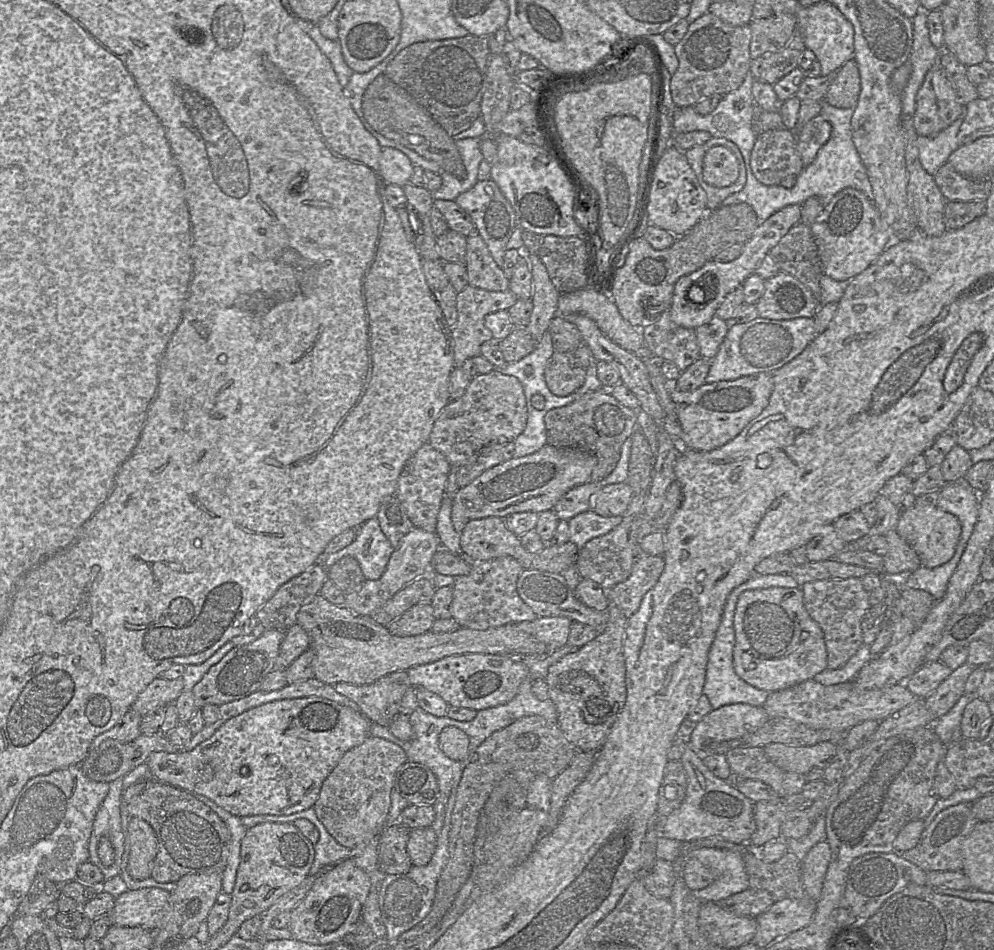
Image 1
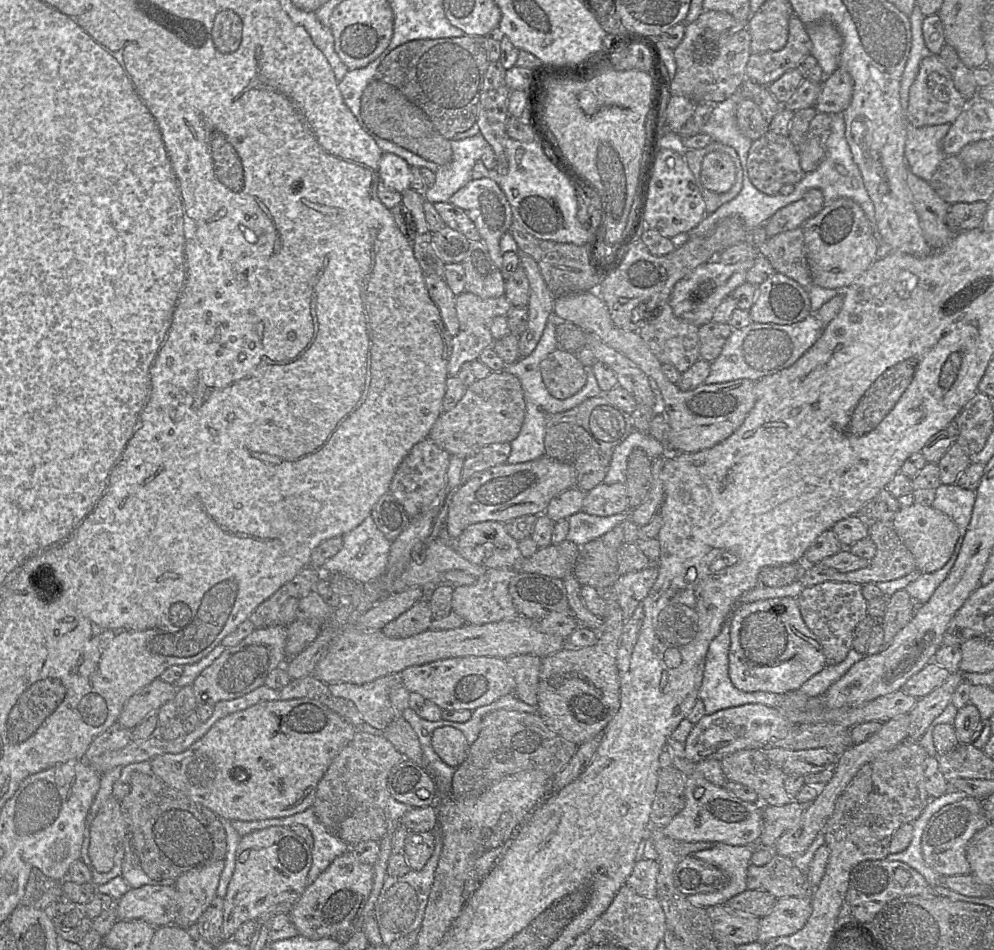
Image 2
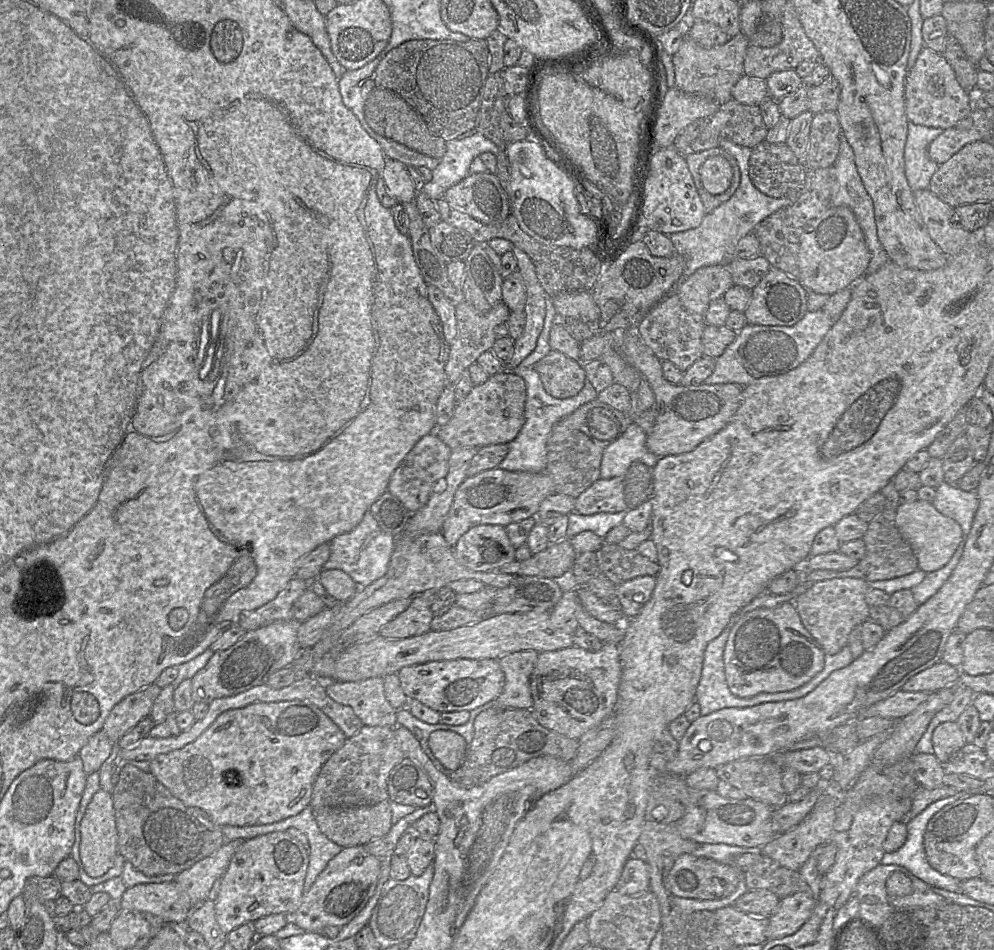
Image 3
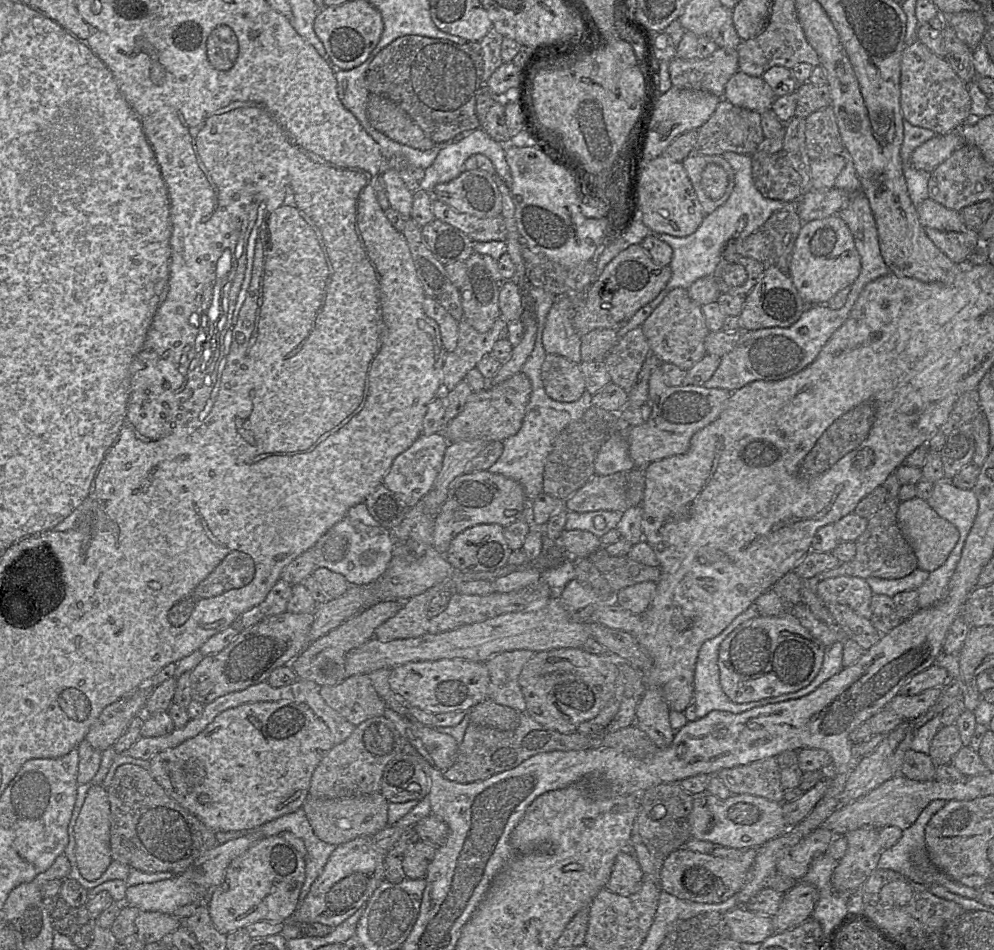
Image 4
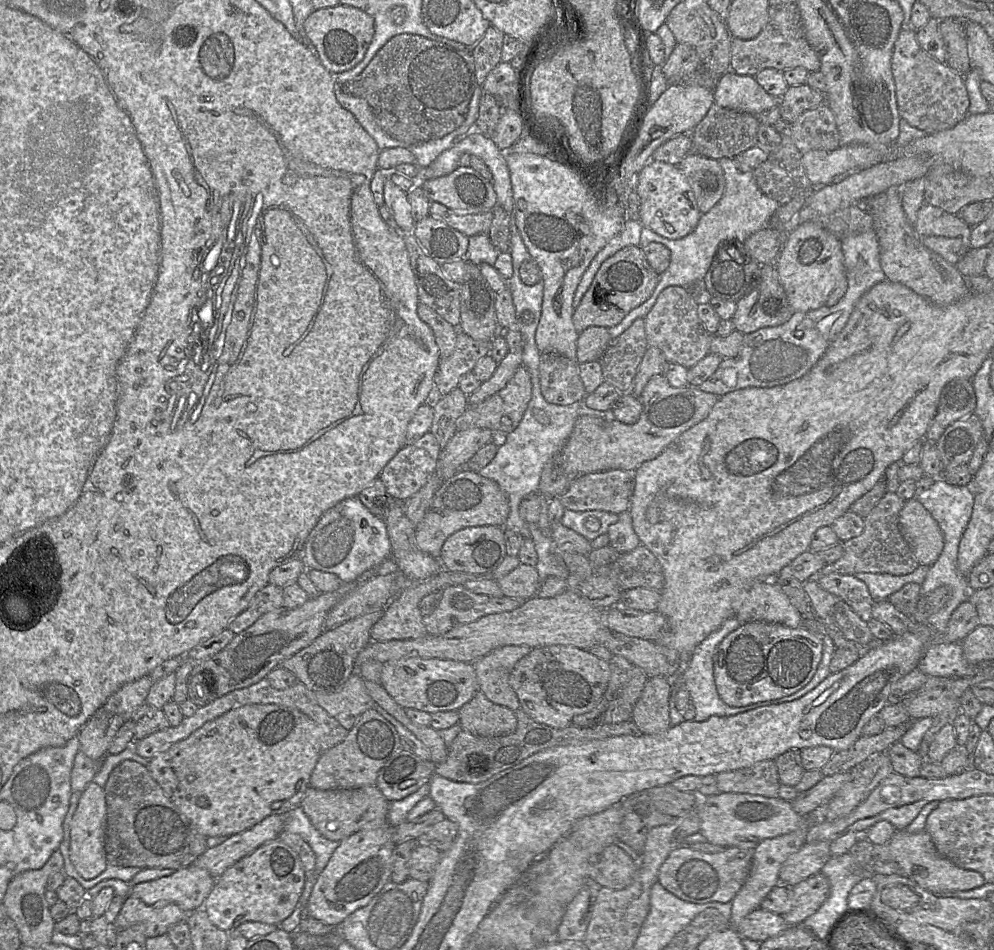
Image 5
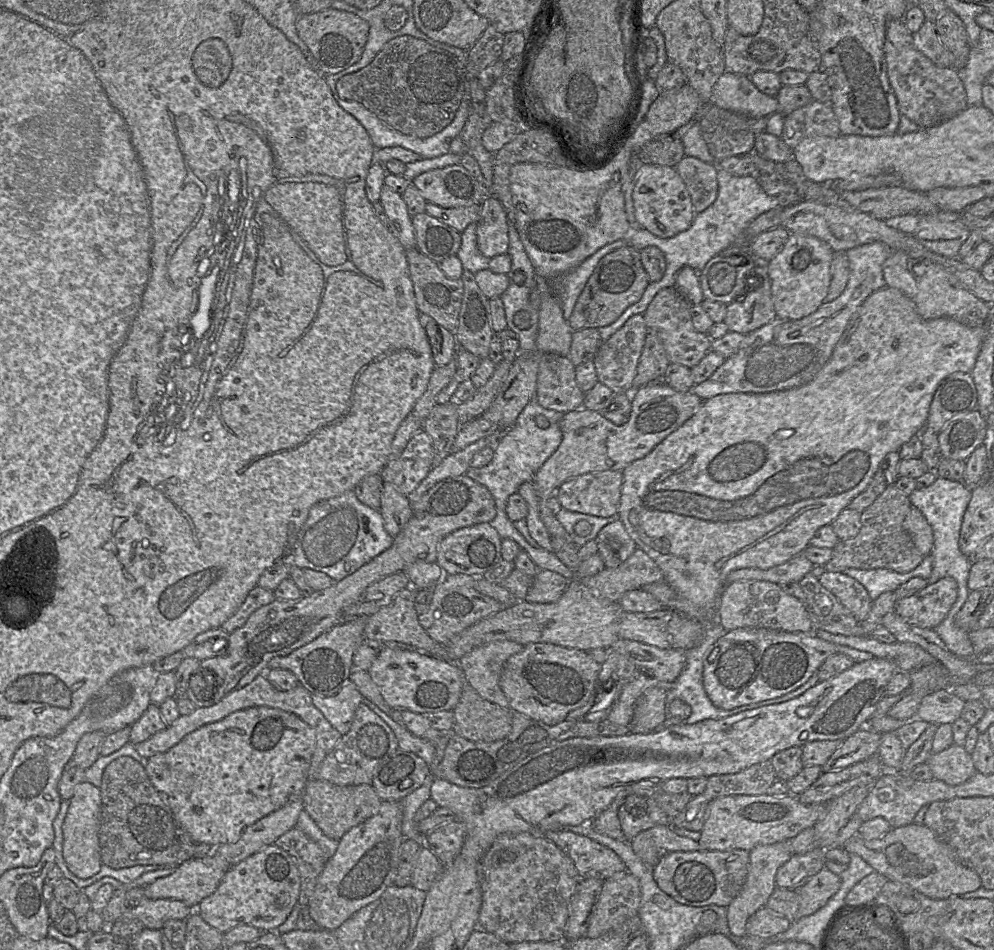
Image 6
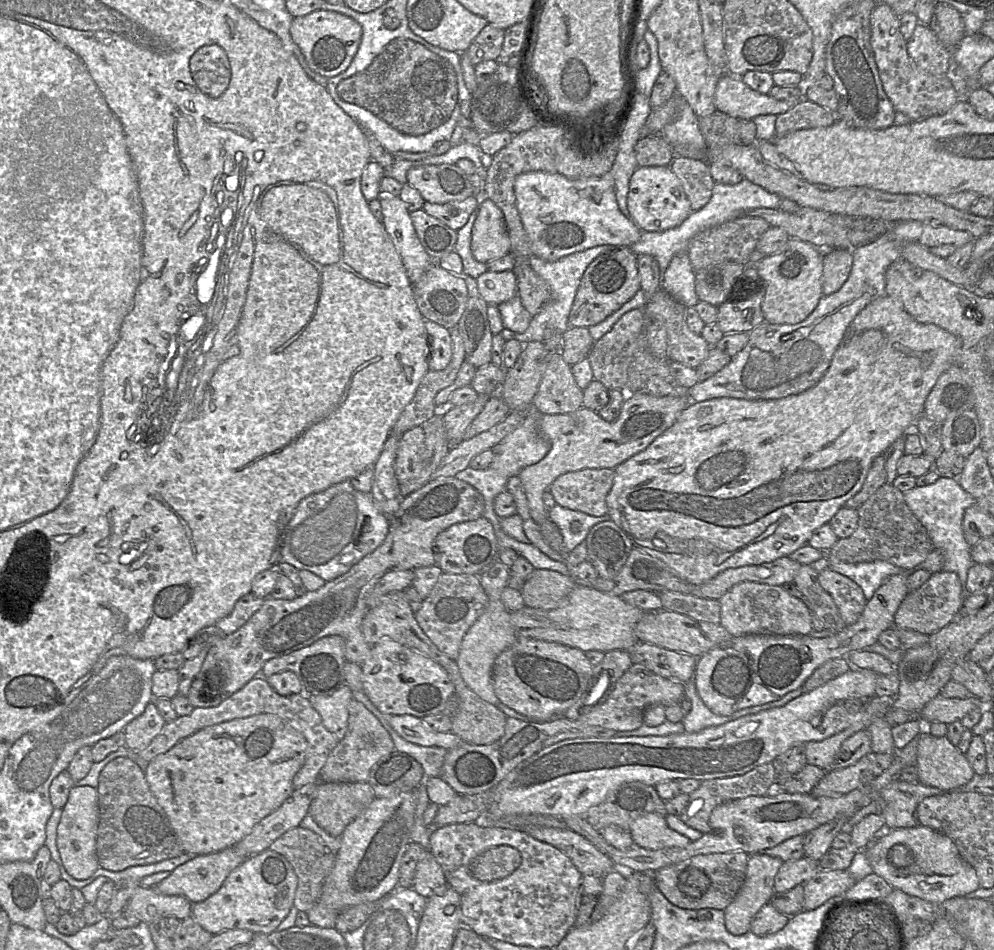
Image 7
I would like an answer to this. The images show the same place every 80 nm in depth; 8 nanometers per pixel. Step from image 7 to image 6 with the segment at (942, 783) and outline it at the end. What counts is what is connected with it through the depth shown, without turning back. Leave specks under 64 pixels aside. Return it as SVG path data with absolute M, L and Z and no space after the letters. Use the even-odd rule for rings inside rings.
M954 743L941 752L931 753L926 764L934 779L948 785L959 785L976 772L971 755Z

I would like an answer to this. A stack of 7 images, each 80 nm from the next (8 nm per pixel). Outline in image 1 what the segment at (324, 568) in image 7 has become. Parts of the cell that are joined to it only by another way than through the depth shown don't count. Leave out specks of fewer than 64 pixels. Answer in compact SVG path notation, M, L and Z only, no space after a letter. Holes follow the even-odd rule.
M373 517L356 529L356 537L350 545L323 556L321 562L328 569L343 557L350 556L358 561L366 580L377 580L383 575L393 551L378 519Z

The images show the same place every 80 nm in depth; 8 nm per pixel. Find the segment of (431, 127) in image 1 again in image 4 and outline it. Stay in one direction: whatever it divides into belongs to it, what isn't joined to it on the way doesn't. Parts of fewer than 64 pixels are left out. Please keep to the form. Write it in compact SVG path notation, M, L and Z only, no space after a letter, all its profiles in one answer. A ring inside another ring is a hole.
M369 94L368 119L393 141L422 151L436 145L399 105L385 97Z

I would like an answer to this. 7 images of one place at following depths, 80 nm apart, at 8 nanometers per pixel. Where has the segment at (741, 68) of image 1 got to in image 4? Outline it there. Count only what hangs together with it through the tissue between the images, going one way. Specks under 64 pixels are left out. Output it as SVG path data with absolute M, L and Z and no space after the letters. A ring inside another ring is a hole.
M717 48L703 59L674 57L669 62L672 85L707 91L723 99L727 81L739 71L736 49Z

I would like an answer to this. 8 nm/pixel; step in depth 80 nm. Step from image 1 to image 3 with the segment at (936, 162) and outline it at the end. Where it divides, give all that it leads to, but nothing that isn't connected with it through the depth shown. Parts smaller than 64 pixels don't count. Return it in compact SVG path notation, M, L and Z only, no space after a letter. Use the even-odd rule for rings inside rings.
M908 121L907 127L904 150L905 175L913 192L927 190L932 176L939 167L929 158L928 147L945 130L916 125L911 121Z

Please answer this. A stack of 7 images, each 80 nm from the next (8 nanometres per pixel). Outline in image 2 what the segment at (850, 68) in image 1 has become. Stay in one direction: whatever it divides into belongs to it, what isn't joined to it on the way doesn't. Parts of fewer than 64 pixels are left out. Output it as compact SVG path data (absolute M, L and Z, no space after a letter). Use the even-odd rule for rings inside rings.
M837 68L821 82L821 92L816 99L814 108L827 114L843 113L851 103L853 80L849 72Z

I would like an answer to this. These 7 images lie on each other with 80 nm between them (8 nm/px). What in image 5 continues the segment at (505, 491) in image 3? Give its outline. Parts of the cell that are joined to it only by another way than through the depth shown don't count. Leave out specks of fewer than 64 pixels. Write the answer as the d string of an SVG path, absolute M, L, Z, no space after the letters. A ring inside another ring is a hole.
M461 469L444 480L434 494L421 522L415 528L417 547L435 559L439 559L445 540L453 533L472 526L504 526L510 513L508 498L493 480L482 477L477 471Z

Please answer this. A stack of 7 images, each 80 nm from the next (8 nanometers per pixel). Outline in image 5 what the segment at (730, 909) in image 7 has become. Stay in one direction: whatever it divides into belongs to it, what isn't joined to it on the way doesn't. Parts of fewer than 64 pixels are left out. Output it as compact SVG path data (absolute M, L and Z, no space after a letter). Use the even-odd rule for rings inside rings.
M821 805L804 817L803 824L793 832L761 841L754 849L748 878L732 900L730 928L736 929L749 913L760 908L761 902L779 882L779 871L786 859L797 852L806 841L809 828L826 820L827 805Z

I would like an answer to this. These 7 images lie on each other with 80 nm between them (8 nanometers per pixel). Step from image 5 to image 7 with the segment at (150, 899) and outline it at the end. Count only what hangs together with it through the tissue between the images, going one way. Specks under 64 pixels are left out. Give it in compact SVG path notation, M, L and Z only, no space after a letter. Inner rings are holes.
M234 848L195 856L173 870L156 889L164 895L184 896L192 904L202 902L216 893L227 876L245 859Z

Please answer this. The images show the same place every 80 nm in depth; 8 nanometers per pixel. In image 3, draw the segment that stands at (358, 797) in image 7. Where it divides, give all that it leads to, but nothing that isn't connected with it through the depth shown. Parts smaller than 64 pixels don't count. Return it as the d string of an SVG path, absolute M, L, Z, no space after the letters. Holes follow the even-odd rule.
M390 800L372 806L348 808L324 807L314 810L314 818L319 830L330 841L342 848L363 846L372 840L384 838L391 829Z

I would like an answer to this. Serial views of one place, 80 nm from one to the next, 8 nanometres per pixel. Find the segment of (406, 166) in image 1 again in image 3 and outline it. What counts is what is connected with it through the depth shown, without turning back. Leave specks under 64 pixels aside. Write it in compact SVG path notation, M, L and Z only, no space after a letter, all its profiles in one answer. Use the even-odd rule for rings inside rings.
M386 158L381 177L386 184L388 194L395 198L397 203L402 204L415 200L417 191L402 162Z

